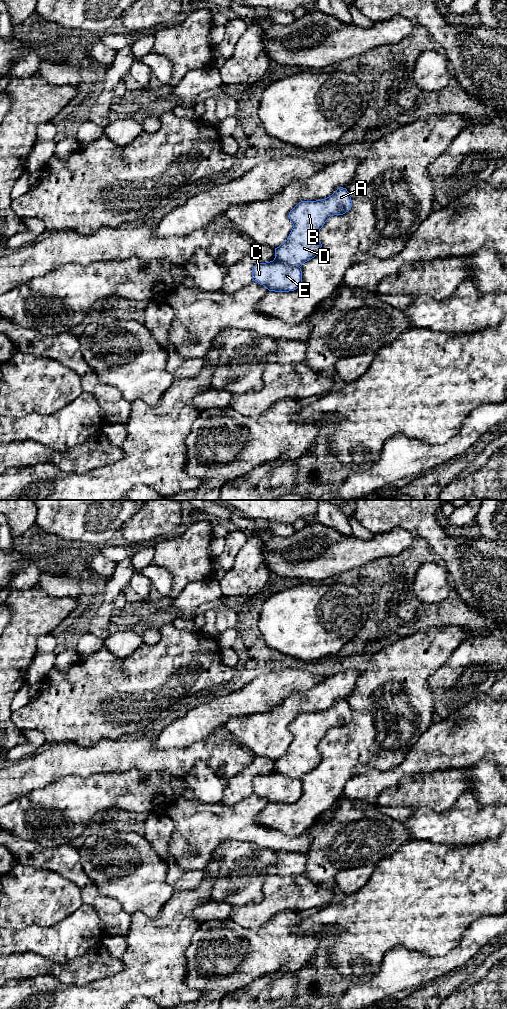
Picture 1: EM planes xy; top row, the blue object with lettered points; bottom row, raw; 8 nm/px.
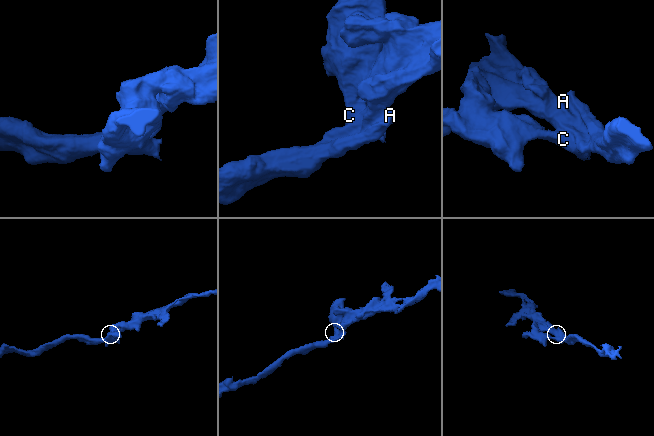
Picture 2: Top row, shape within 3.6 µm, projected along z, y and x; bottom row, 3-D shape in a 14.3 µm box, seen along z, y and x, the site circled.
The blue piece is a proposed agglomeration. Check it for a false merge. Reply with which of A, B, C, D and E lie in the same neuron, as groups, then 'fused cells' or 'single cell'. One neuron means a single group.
groups A B C D E; single cell

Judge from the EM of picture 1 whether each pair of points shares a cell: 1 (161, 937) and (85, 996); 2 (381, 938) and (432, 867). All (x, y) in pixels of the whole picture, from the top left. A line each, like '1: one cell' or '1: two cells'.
1: one cell
2: one cell

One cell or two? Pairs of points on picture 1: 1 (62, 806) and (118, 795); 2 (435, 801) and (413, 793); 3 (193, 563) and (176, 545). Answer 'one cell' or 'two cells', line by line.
1: one cell
2: one cell
3: one cell

